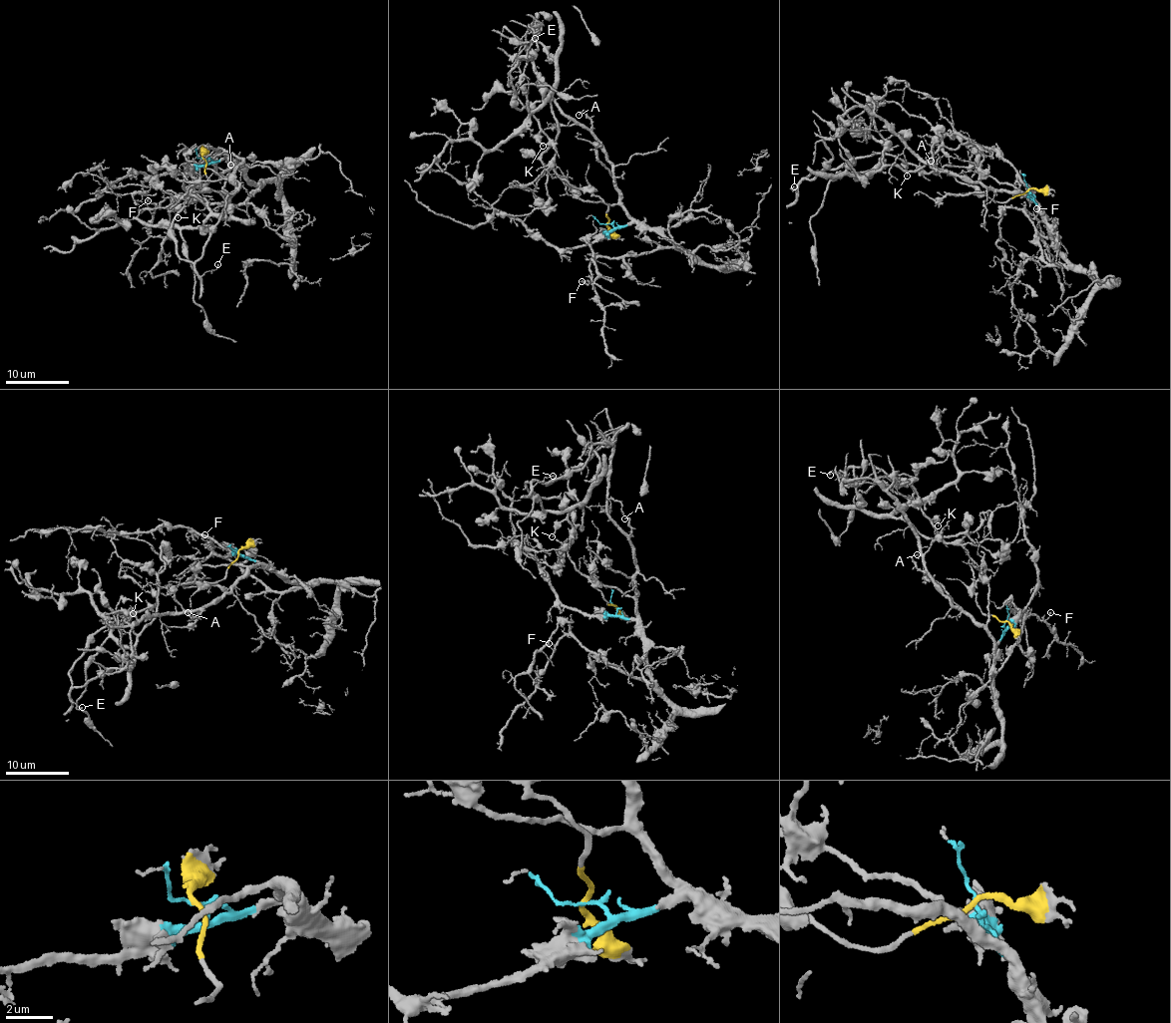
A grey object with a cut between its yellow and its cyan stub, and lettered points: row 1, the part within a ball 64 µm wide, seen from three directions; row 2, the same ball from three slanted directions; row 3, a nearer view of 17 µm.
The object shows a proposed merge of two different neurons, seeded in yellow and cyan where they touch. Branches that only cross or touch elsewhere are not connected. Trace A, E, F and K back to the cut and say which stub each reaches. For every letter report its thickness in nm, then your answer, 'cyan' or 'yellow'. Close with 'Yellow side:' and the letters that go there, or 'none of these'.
A: 110 nm | cyan
E: 110 nm | yellow
F: 130 nm | cyan
K: 150 nm | yellow
Yellow side: E, K

